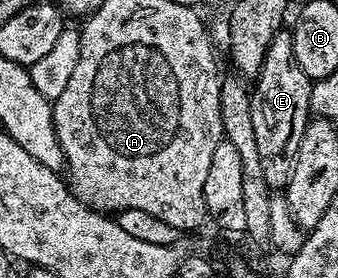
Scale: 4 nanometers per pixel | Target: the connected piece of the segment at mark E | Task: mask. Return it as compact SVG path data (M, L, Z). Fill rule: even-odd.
M281 31L274 35L251 90L254 140L258 142L258 155L262 171L266 174L266 183L274 191L287 190L294 175L294 163L298 163L298 147L302 144L302 135L312 113L313 84L306 71L298 67L298 59L294 59L291 32Z

